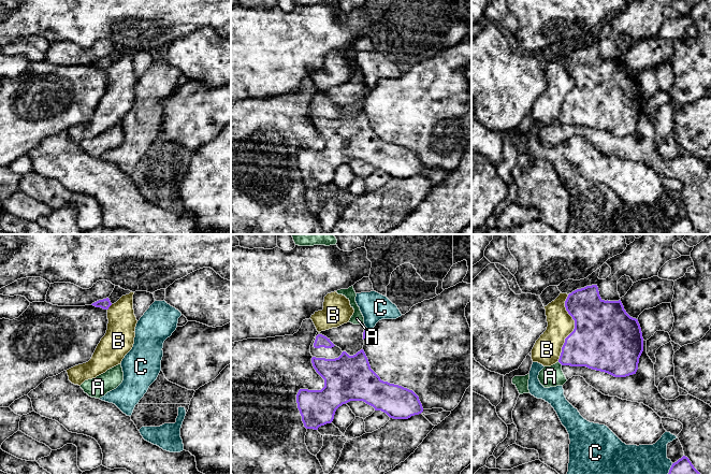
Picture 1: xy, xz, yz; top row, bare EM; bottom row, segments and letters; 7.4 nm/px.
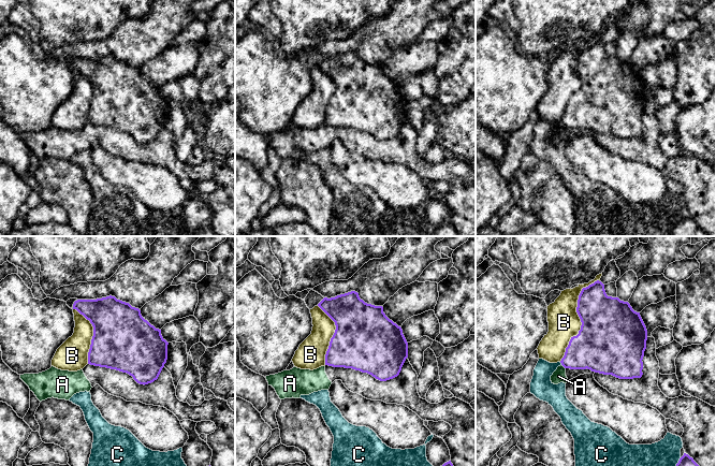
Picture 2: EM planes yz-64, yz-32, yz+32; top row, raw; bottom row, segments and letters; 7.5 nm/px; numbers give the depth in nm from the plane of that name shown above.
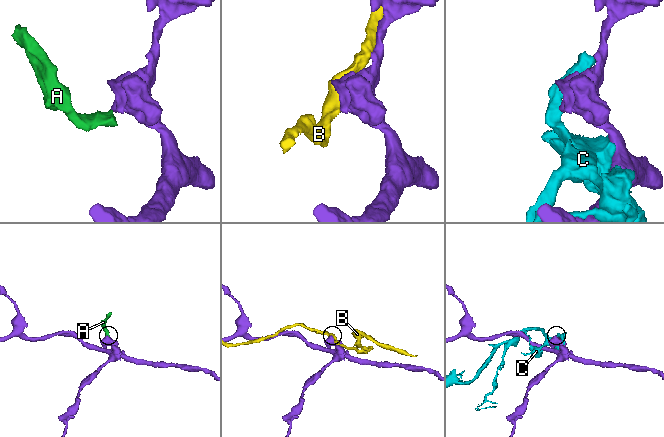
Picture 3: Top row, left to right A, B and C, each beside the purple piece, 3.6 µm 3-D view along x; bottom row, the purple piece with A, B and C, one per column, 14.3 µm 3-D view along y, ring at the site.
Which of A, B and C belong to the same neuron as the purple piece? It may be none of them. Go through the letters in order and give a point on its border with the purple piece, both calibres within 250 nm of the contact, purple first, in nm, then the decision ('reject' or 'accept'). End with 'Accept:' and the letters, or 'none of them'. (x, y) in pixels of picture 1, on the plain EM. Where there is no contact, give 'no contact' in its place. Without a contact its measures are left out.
A: meets purple in yz at (561, 123); 320 nm thick on the purple side, 160 nm on the other; reject
B: meets purple in yz at (575, 87); 480 nm thick on the purple side, 200 nm on the other; reject
C: meets purple in yz at (670, 228); 200 nm thick on the purple side, 440 nm on the other; reject
Accept: none of them

